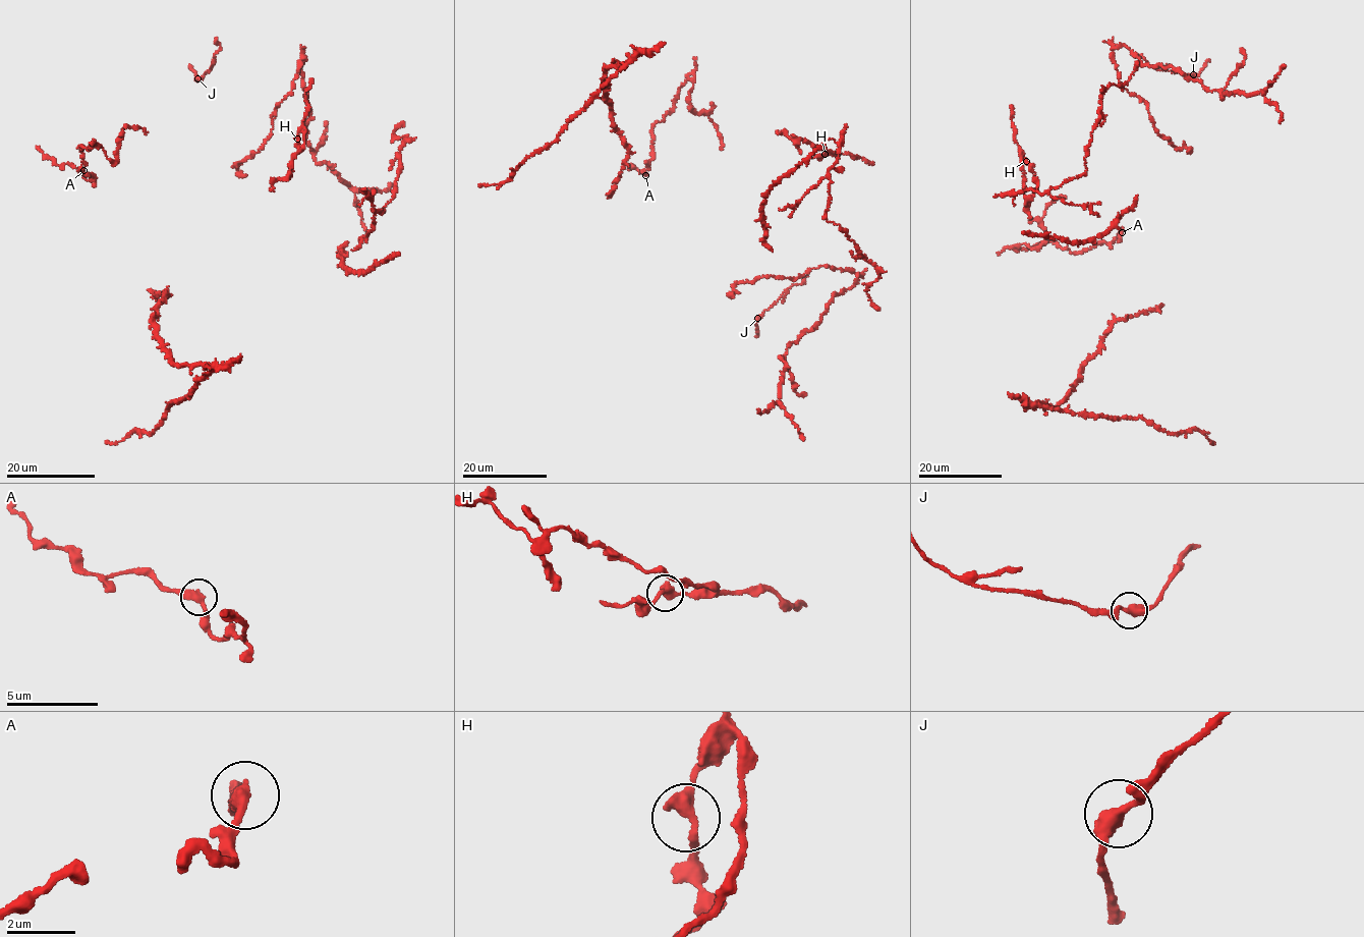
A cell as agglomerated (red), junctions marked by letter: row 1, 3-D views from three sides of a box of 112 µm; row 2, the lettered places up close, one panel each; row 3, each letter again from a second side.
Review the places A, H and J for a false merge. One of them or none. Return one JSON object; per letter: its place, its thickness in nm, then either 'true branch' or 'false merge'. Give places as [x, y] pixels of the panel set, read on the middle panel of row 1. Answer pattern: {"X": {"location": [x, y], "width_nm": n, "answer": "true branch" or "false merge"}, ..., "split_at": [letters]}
{"A": {"location": [645, 175], "width_nm": 400, "answer": "true branch"}, "H": {"location": [825, 154], "width_nm": 400, "answer": "true branch"}, "J": {"location": [757, 318], "width_nm": 400, "answer": "true branch"}, "split_at": []}

